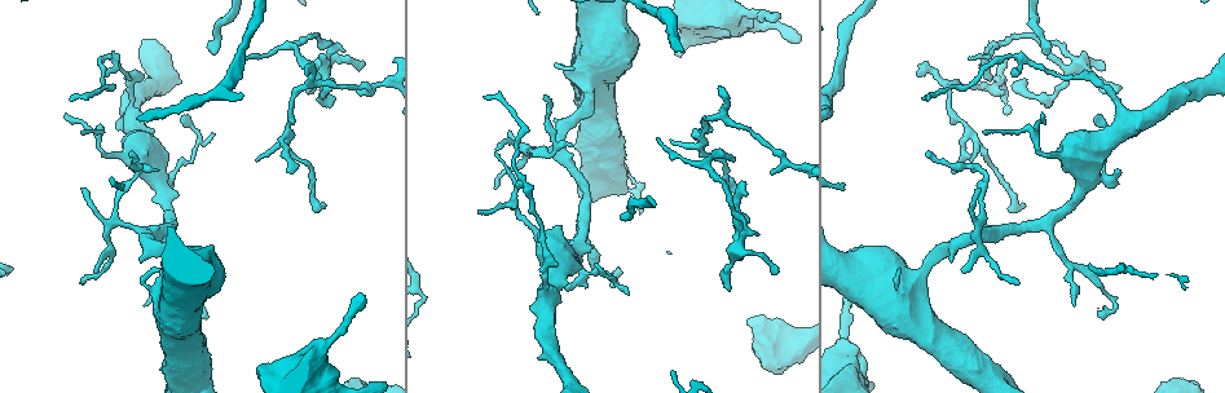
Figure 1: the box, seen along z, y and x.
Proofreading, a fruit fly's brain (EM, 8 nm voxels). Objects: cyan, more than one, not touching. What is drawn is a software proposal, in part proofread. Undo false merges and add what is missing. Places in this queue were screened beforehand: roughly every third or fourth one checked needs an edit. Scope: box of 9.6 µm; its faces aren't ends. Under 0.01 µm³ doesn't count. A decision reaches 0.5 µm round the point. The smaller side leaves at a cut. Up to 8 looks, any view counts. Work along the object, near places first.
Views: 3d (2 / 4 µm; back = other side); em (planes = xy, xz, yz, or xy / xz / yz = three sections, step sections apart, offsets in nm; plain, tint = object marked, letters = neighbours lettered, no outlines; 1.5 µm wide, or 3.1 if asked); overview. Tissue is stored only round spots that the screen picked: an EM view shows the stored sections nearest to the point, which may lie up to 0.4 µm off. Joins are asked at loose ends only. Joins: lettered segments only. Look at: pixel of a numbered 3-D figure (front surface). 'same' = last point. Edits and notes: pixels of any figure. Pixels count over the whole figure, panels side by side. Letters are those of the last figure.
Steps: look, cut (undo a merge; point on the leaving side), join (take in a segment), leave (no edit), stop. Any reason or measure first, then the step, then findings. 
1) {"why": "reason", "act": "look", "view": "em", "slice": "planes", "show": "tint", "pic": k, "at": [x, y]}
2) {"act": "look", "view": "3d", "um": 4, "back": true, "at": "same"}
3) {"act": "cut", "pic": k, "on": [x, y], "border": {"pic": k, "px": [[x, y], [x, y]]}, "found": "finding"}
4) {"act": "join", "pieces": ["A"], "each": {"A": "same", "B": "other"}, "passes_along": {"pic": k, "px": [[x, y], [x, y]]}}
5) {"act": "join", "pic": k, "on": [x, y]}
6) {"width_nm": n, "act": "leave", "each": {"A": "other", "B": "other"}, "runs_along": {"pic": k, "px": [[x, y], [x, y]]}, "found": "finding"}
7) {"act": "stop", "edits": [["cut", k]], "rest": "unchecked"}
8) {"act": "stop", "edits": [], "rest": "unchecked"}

{"why": "abrupt turn", "act": "look", "view": "em", "slice": "xz", "step": 4, "show": "letters", "pic": 1, "at": [96, 126]}

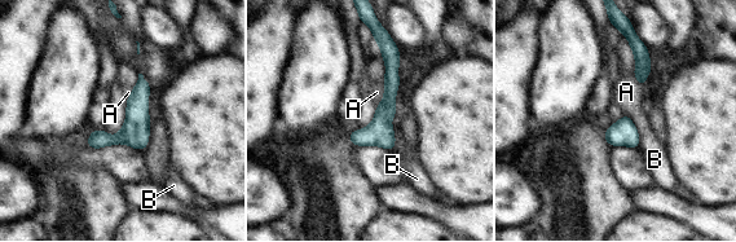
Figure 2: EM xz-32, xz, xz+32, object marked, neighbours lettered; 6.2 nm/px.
{"why": "cut it another way", "act": "look", "view": "em", "slice": "planes", "show": "letters", "at": "same"}

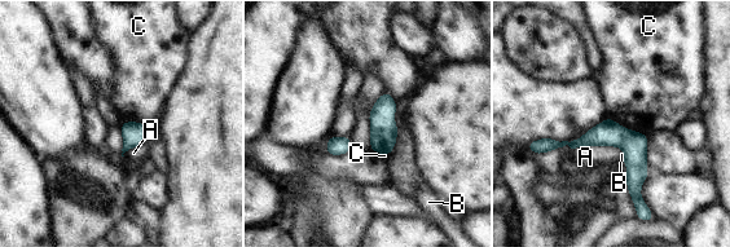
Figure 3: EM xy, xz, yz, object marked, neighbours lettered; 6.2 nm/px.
{"act": "leave", "each": {"A": "other", "B": "other", "C": "other"}, "runs_along": {"pic": 3, "px": [[542, 144], [620, 139], [637, 197]]}, "found": "one cell here"}

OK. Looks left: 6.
{"why": "tapers out", "act": "look", "view": "3d", "um": 2, "back": true, "pic": 1, "at": [1097, 313]}

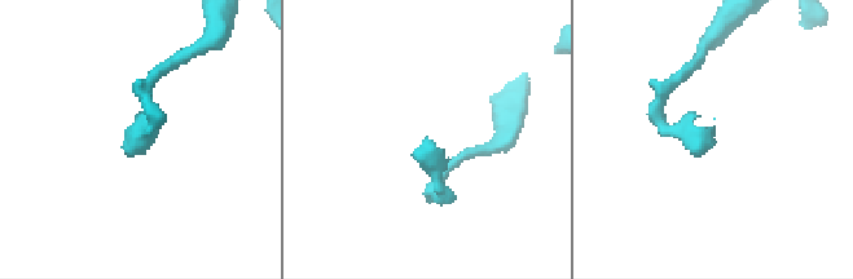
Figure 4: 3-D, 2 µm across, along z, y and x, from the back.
{"why": "need the tissue", "act": "look", "view": "em", "slice": "planes", "show": "letters", "pic": 4, "at": [429, 141]}

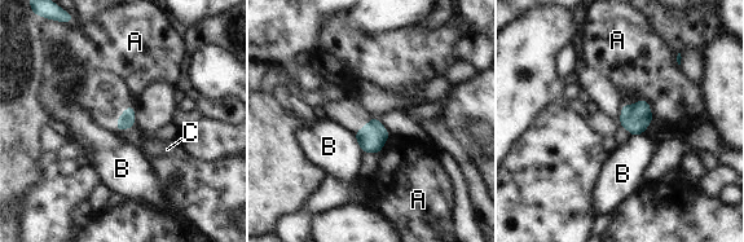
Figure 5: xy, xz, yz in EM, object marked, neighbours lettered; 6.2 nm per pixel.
{"width_nm": 100, "act": "leave", "each": {"A": "other", "B": "other", "C": "other"}, "border": {"pic": 5, "px": [[353, 135], [362, 152]]}, "found": "none of them fits"}

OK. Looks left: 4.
{"why": "an open end", "act": "look", "view": "3d", "um": 4, "pic": 1, "at": [184, 118]}

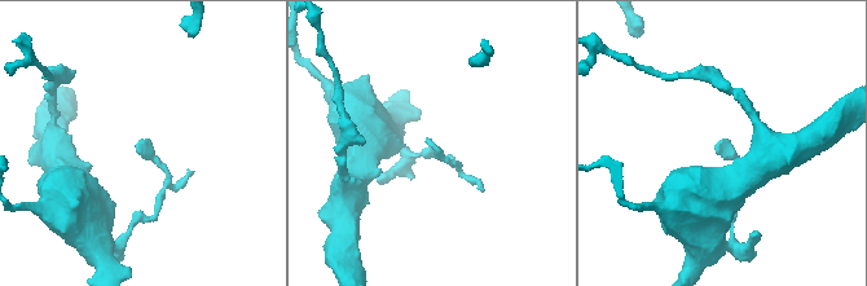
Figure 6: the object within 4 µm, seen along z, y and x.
{"act": "look", "view": "em", "slice": "planes", "show": "letters", "pic": 6, "at": [138, 141]}

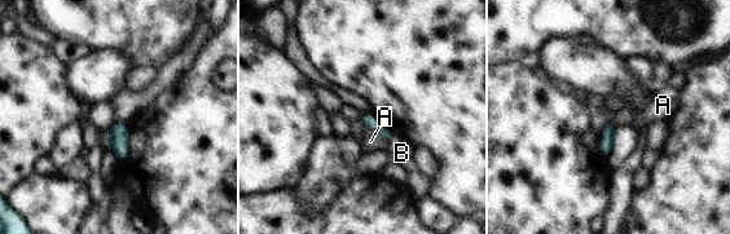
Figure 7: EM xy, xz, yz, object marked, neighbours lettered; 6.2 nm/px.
{"act": "leave", "each": {"A": "other", "B": "other"}, "border": {"pic": 7, "px": [[364, 124], [386, 141]]}, "found": "none of them fits"}

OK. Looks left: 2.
{"why": "thin end", "act": "look", "view": "em", "slice": "xy", "step": 8, "show": "letters", "pic": 1, "at": [718, 87]}

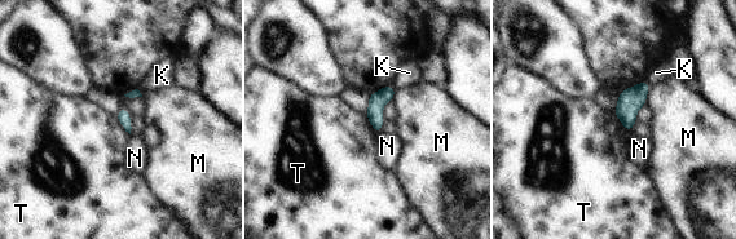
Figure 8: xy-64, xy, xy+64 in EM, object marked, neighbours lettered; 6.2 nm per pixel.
{"width_nm": 80, "act": "leave", "each": {"K": "other", "M": "other", "N": "other", "T": "other"}, "border": {"pic": 8, "px": [[613, 113], [629, 132]]}, "found": "no lettered segment goes on from it"}

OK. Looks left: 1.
{"act": "stop", "edits": [], "rest": "unchecked"}

